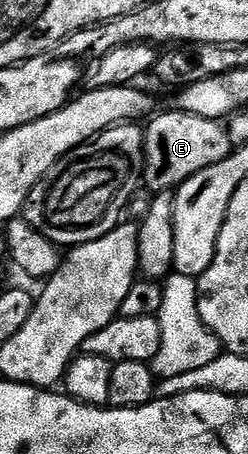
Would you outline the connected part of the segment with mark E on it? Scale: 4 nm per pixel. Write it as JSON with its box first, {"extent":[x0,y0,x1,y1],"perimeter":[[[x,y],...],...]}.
{"extent":[142,111,232,194],"perimeter":[[[181,111],[174,113],[155,112],[145,122],[142,135],[142,175],[143,186],[150,188],[151,194],[177,191],[192,175],[228,159],[232,152],[229,130],[222,121],[204,119]]]}

